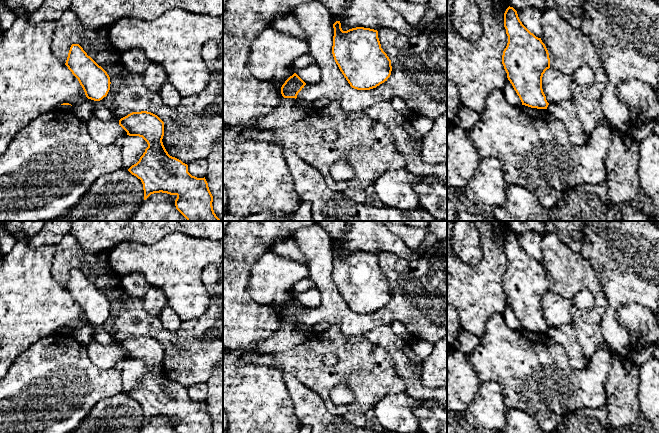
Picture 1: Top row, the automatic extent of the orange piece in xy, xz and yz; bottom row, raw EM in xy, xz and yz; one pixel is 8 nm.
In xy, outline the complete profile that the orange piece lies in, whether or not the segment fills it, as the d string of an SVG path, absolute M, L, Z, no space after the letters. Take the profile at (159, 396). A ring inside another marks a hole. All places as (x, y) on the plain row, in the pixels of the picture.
M147 335L132 336L119 344L129 360L142 361L148 368L139 385L128 395L141 404L144 424L154 417L176 419L176 433L213 433L213 420L204 402L188 396L188 389L166 375L162 363L164 346Z

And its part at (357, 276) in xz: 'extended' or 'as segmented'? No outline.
as segmented

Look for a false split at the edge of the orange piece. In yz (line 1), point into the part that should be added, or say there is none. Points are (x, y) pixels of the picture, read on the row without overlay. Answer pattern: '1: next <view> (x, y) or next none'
1: next none

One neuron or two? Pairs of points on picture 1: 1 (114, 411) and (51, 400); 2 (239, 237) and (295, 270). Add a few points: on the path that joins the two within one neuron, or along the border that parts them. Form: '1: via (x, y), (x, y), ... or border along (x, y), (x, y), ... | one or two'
1: border along (114, 396), (101, 399), (79, 422) | two
2: border along (270, 250), (265, 252), (255, 262), (251, 271) | two

